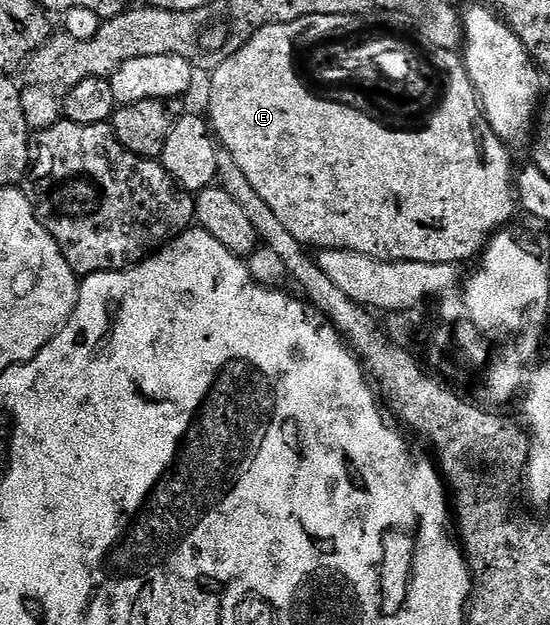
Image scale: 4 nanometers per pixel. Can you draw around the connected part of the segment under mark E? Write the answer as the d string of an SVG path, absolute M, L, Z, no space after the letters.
M304 16L295 22L268 24L256 31L248 40L248 44L240 48L240 52L228 56L228 60L213 67L208 118L217 141L224 147L225 153L230 154L232 160L236 160L236 164L240 164L240 172L244 172L244 176L248 176L248 180L252 183L252 188L260 192L260 200L264 200L264 204L268 204L268 208L276 212L284 228L288 228L288 232L292 232L292 236L296 236L296 240L300 240L307 248L335 250L344 247L346 250L377 254L383 258L399 258L428 264L441 262L463 264L462 262L468 261L469 258L477 259L486 249L486 243L511 221L509 218L513 216L514 209L516 211L519 209L520 203L516 193L516 166L514 168L514 162L510 159L511 147L507 146L502 137L490 127L486 113L482 110L482 102L478 98L478 90L472 84L469 72L466 71L463 55L452 50L437 51L439 68L450 73L446 78L446 95L443 96L438 110L422 102L418 107L407 108L406 122L402 118L393 122L382 107L386 102L386 94L378 83L378 66L386 78L404 77L410 70L409 48L402 46L400 39L394 38L390 42L390 55L378 62L378 38L372 31L364 31L362 38L358 34L346 38L346 34L354 30L353 24L350 23L353 21L338 16L333 21L323 22L326 23L321 26L319 16Z

